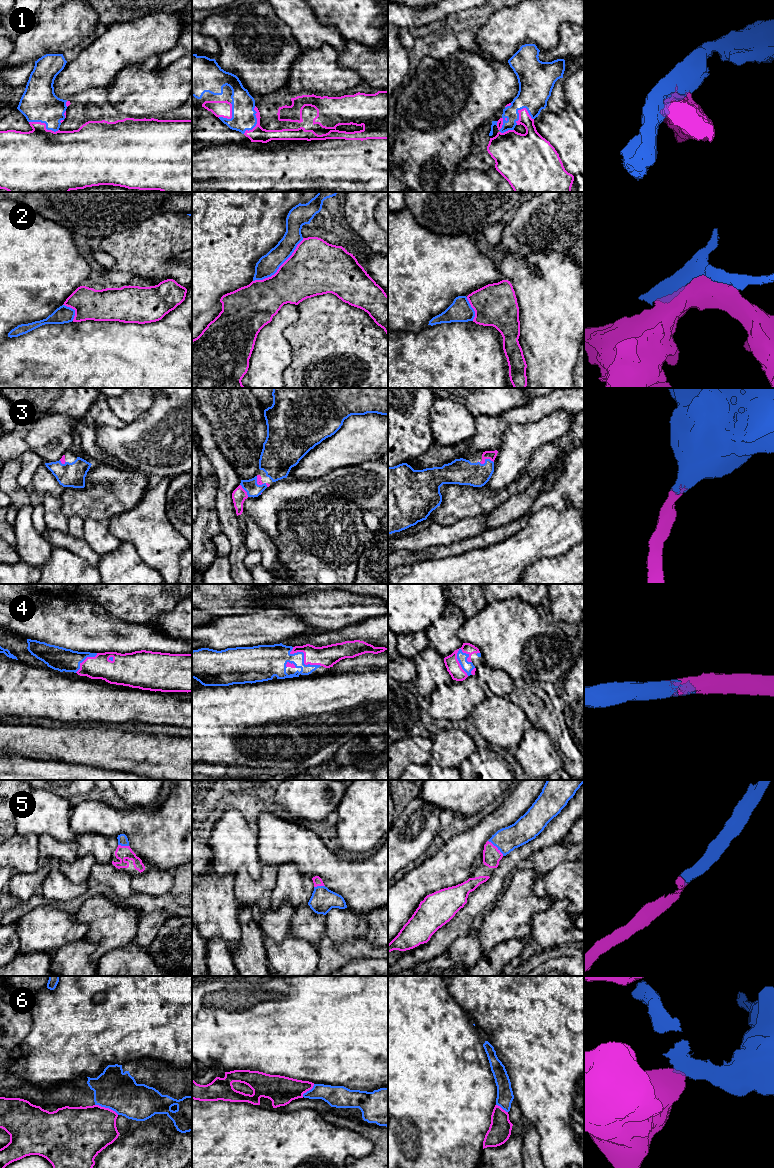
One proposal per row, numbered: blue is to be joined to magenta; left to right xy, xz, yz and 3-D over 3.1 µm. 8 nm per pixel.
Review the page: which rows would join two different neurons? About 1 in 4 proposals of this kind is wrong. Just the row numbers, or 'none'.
1, 6

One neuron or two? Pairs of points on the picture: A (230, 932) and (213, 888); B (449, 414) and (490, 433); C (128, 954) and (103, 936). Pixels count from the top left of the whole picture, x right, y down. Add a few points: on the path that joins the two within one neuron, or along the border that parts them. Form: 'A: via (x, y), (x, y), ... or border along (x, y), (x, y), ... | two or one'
A: via (220, 921), (213, 910), (213, 899) | one
B: border along (475, 417), (475, 433), (469, 438), (457, 442) | two
C: border along (131, 942), (109, 950), (99, 960) | two

